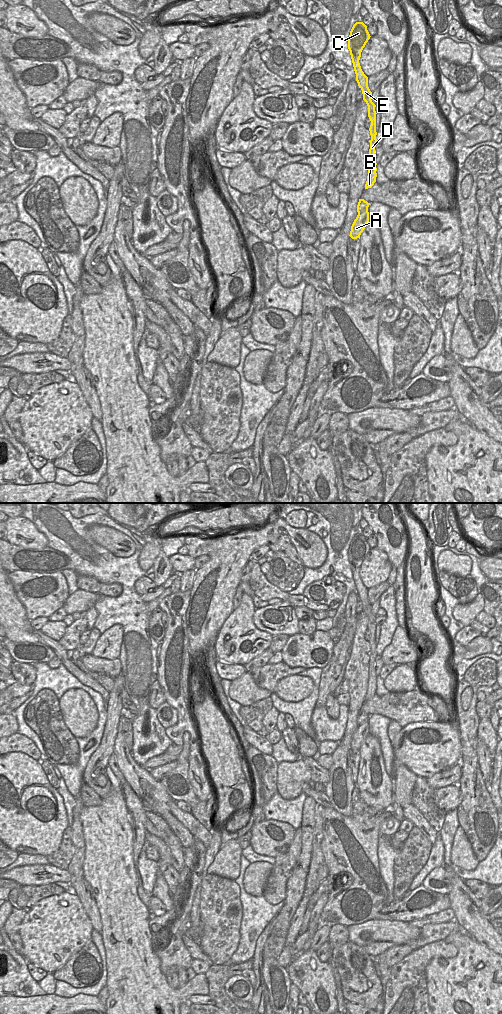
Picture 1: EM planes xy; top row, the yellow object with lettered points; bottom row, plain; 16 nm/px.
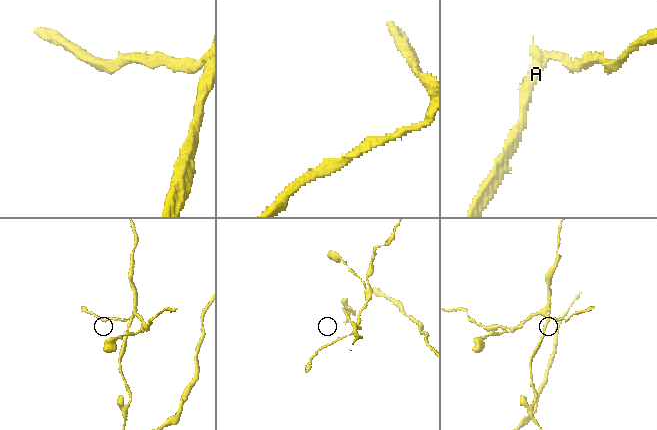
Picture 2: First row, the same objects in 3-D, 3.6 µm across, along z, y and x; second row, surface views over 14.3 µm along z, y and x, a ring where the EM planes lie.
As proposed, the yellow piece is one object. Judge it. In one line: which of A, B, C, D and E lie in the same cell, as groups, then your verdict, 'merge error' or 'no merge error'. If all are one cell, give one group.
A / B C D E | merge error

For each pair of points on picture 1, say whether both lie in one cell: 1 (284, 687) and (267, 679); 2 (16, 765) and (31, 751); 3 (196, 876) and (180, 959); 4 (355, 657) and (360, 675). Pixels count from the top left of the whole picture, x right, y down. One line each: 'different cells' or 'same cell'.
1: different cells
2: different cells
3: same cell
4: same cell

